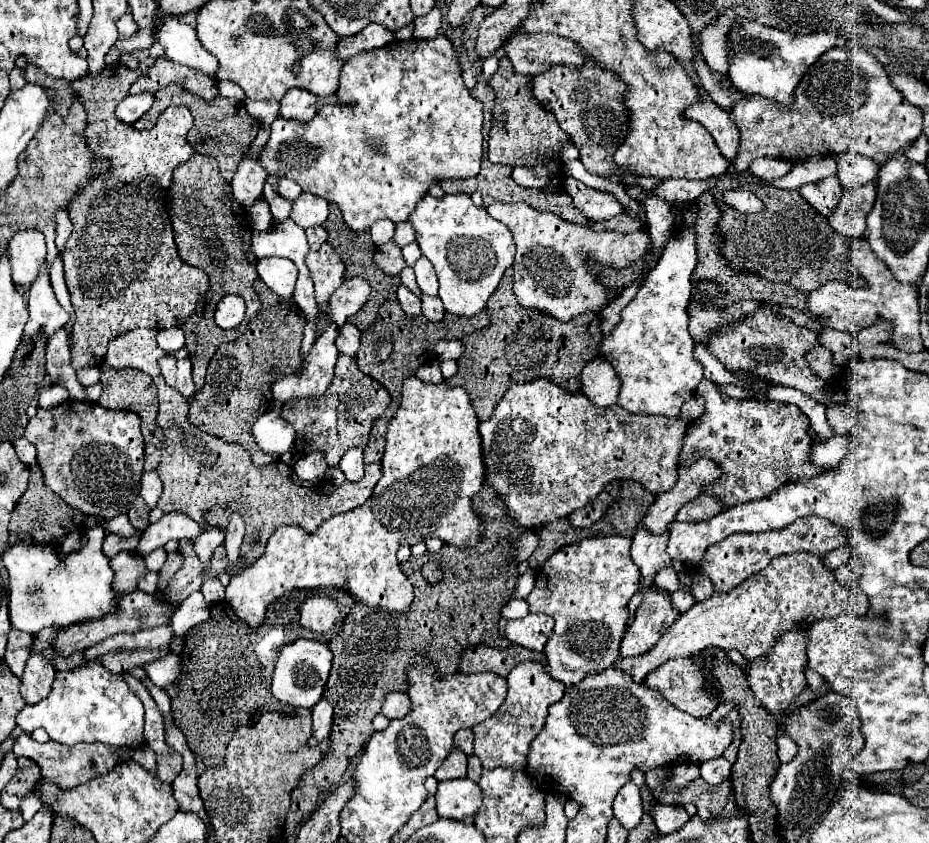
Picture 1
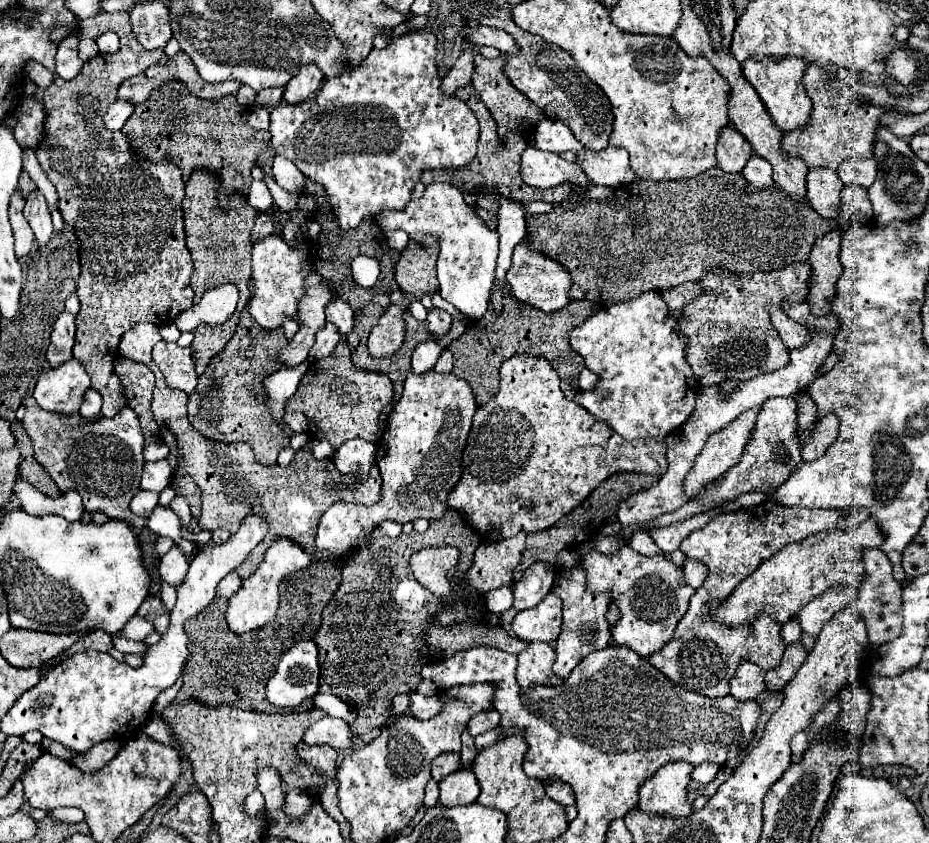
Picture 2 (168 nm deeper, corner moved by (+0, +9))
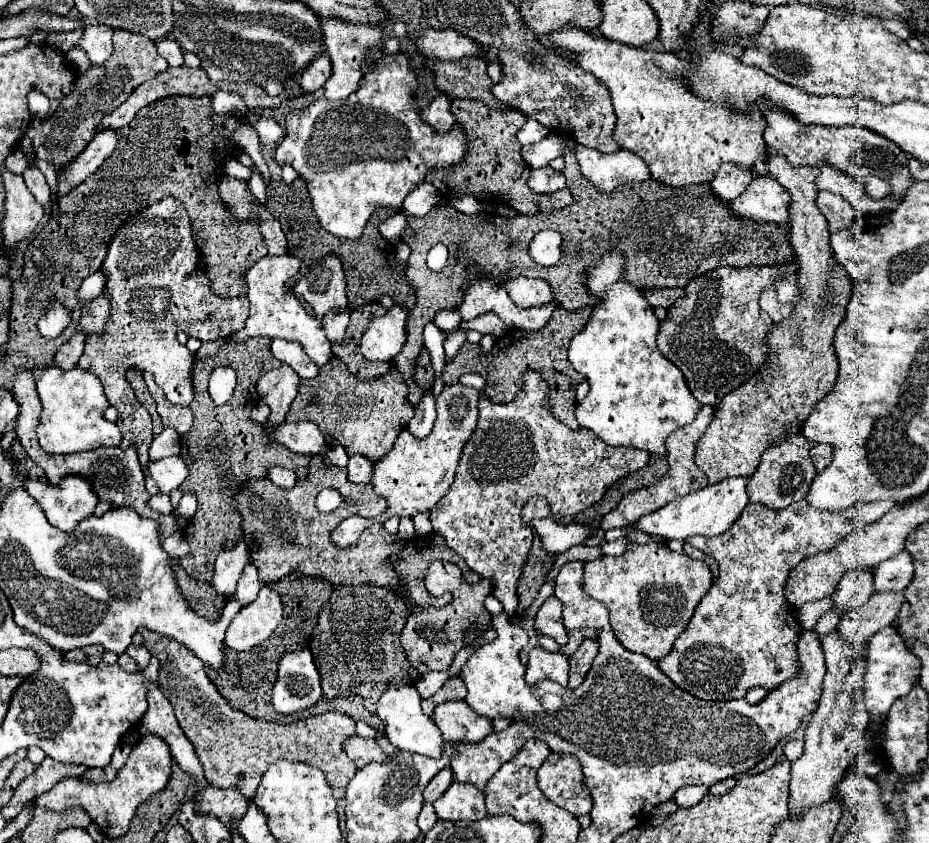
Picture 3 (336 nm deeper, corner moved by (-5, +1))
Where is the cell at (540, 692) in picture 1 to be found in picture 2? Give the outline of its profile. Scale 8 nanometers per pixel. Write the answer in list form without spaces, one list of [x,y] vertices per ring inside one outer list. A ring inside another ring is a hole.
[[[529,643],[525,651],[519,653],[519,665],[517,665],[517,683],[521,685],[521,691],[527,691],[529,685],[541,683],[541,685],[559,685],[561,677],[553,673],[555,663],[555,649],[547,643]]]

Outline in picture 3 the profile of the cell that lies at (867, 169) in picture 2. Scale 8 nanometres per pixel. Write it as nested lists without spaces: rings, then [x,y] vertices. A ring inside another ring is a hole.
[[[868,175],[864,179],[860,179],[860,183],[864,185],[866,193],[872,197],[872,199],[882,199],[882,197],[888,197],[890,195],[890,185],[886,185],[886,181],[874,177],[874,175]]]

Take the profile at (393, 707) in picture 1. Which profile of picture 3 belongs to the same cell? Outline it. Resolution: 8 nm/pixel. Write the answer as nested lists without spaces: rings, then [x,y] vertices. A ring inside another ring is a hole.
[[[446,701],[434,709],[432,721],[448,743],[478,743],[492,733],[492,721],[470,709],[466,701]]]

